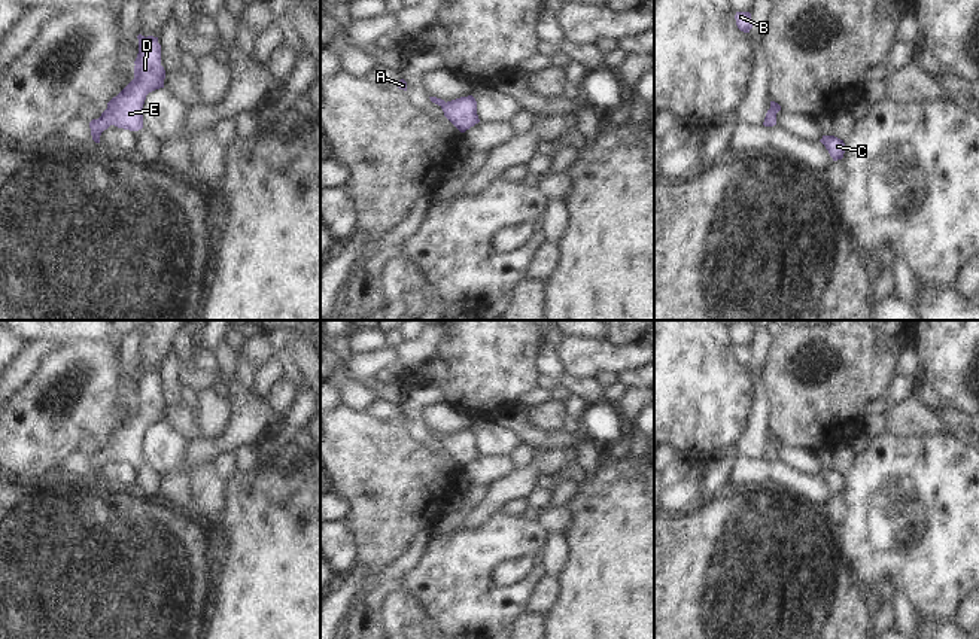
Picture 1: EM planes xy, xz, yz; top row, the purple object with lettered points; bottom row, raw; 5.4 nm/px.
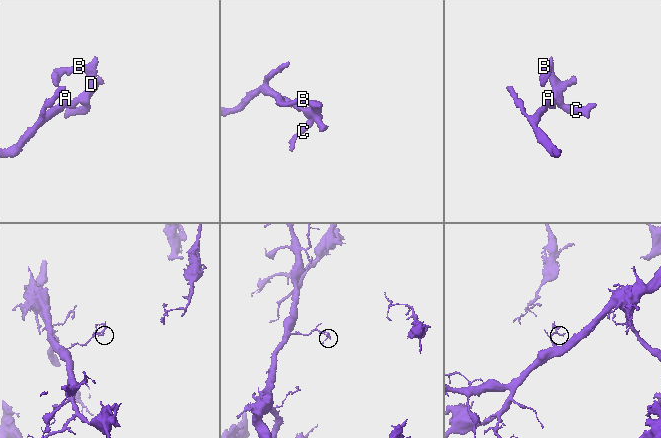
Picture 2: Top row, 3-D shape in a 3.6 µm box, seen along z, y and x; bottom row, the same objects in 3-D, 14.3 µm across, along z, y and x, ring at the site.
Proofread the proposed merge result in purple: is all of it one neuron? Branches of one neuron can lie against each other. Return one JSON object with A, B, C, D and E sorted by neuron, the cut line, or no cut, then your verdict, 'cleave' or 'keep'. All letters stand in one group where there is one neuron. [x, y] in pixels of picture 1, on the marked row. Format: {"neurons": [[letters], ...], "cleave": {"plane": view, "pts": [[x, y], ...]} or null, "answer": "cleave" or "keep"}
{"neurons": [["A", "B", "C", "D", "E"]], "cleave": null, "answer": "keep"}

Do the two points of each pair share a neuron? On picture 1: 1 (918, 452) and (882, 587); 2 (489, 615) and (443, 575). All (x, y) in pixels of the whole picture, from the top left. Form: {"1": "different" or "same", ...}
{"1": "different", "2": "same"}

